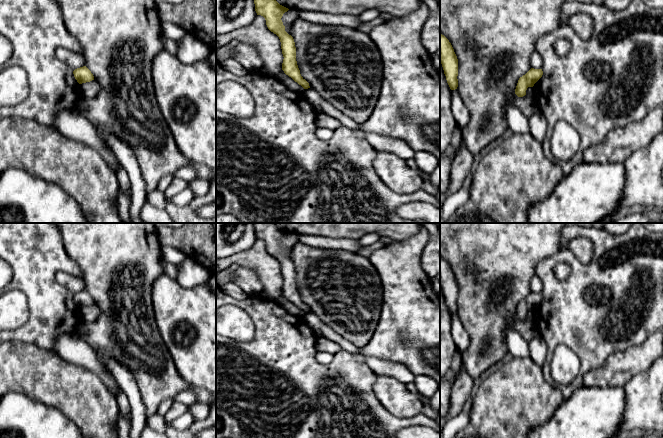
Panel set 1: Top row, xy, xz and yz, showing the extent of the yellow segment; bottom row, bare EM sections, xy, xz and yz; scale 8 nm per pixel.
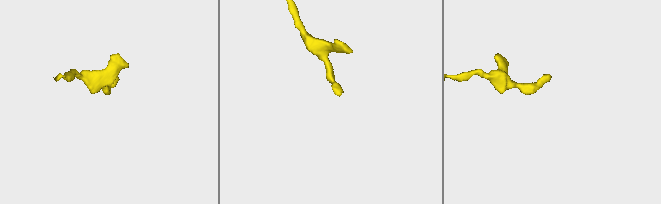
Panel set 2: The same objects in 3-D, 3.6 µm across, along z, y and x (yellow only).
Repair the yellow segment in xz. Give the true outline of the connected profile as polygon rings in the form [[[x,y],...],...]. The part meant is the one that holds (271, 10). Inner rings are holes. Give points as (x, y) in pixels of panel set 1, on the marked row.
[[[254,0],[255,11],[266,20],[268,29],[276,34],[281,42],[283,54],[282,70],[304,89],[310,88],[309,83],[301,76],[296,61],[296,47],[294,39],[285,31],[281,20],[289,9],[280,5],[276,0]]]

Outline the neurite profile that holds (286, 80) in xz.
[[[286,74],[282,78],[281,82],[291,91],[294,91],[294,92],[304,91],[304,88],[301,85],[299,85],[297,82],[295,82],[291,77],[289,77]]]

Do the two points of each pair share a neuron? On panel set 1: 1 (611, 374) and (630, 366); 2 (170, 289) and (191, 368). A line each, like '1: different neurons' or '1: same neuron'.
1: same neuron
2: same neuron

